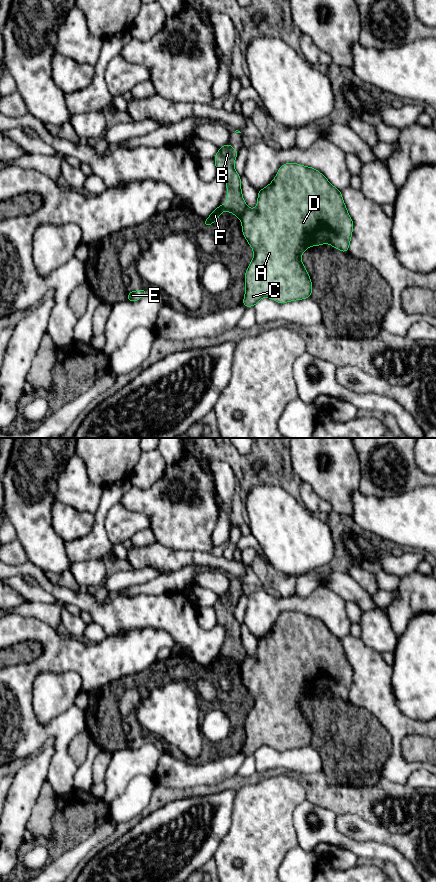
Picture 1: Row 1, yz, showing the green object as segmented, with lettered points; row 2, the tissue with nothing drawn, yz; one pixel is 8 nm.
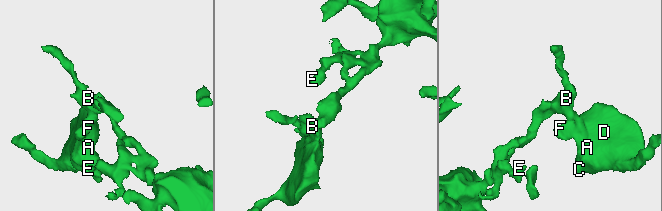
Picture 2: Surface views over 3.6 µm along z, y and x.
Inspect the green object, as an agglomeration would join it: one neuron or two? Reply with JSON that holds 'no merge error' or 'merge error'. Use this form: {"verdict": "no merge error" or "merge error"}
{"verdict": "merge error"}

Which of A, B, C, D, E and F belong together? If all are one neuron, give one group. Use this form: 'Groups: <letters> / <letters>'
Groups: A C D / B E F

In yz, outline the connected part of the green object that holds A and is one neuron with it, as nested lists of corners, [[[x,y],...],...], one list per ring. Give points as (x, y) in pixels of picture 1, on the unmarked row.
[[[297,611],[280,614],[274,628],[257,639],[255,658],[246,655],[241,666],[242,680],[254,699],[245,720],[245,756],[256,754],[262,745],[283,752],[310,746],[312,729],[301,704],[310,694],[328,691],[348,701],[353,669],[348,662],[341,639],[317,617]]]

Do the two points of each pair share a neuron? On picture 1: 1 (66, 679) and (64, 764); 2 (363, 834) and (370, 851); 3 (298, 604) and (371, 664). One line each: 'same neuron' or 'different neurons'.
1: different neurons
2: different neurons
3: different neurons

